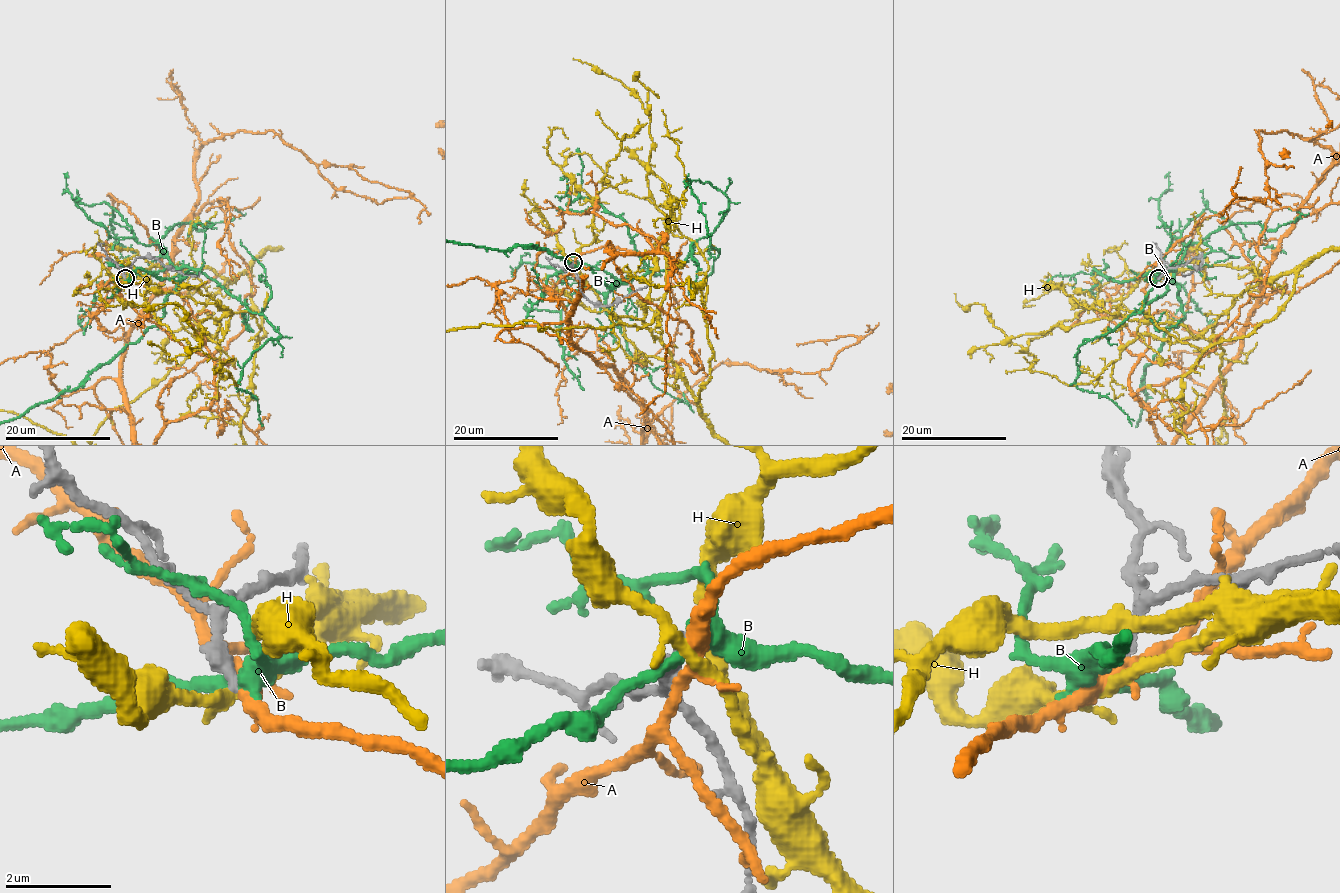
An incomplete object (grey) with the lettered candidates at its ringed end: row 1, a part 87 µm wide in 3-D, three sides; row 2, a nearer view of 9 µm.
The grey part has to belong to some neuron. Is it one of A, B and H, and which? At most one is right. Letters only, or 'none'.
none

